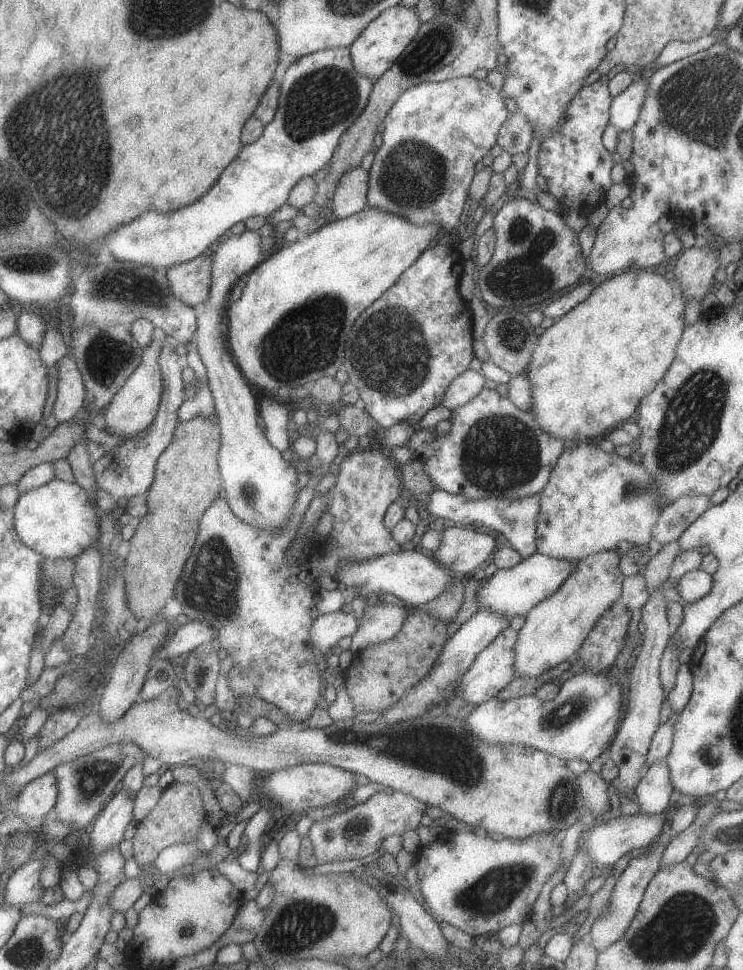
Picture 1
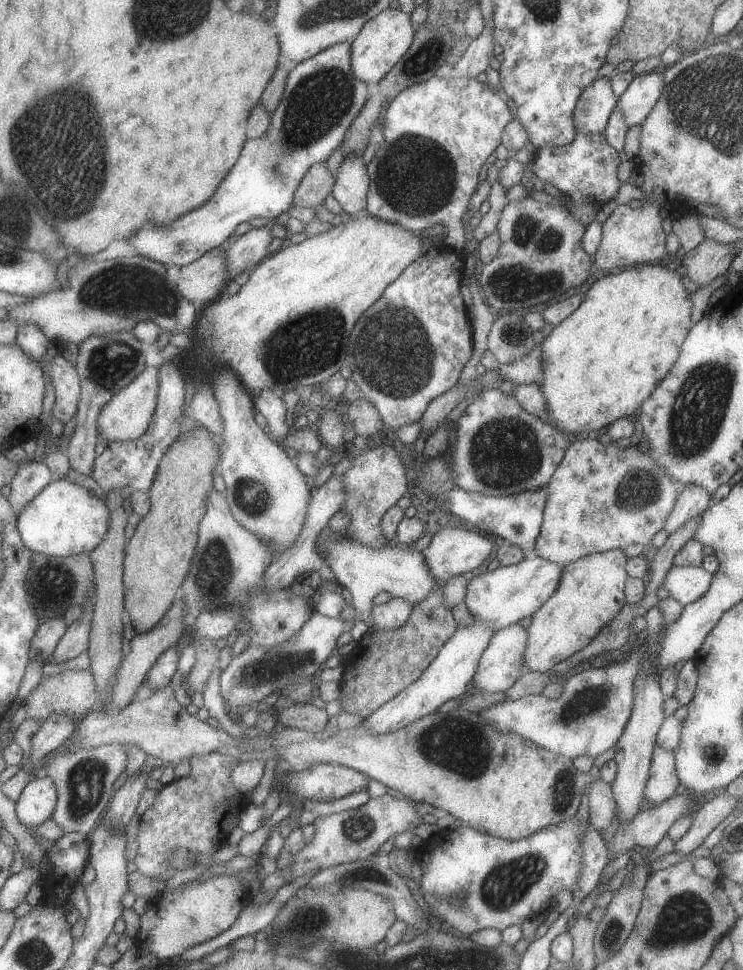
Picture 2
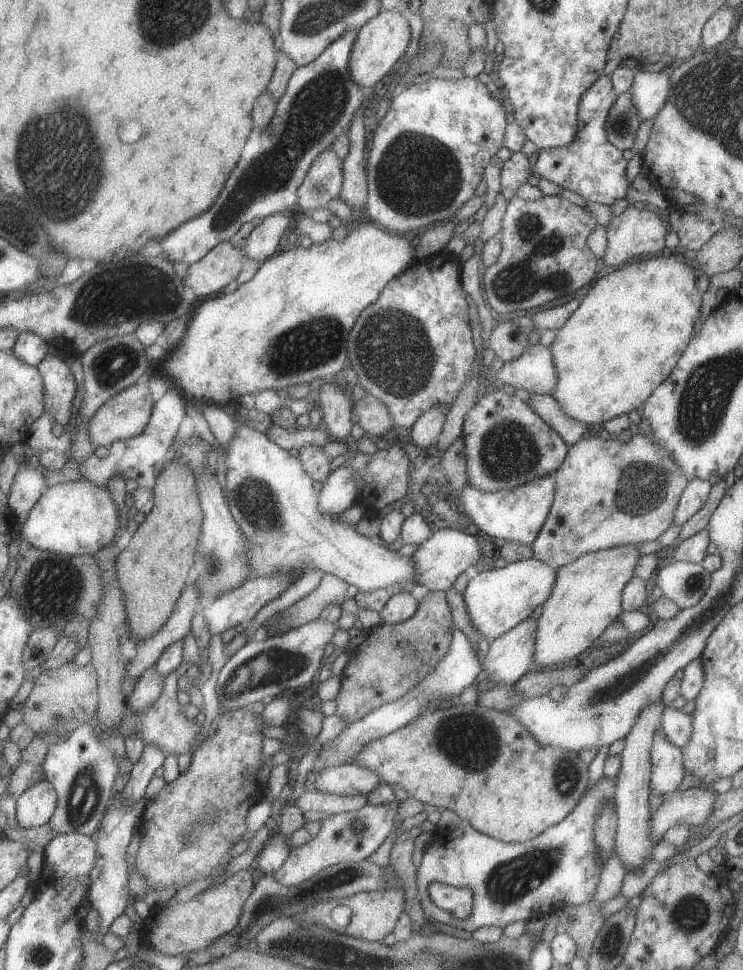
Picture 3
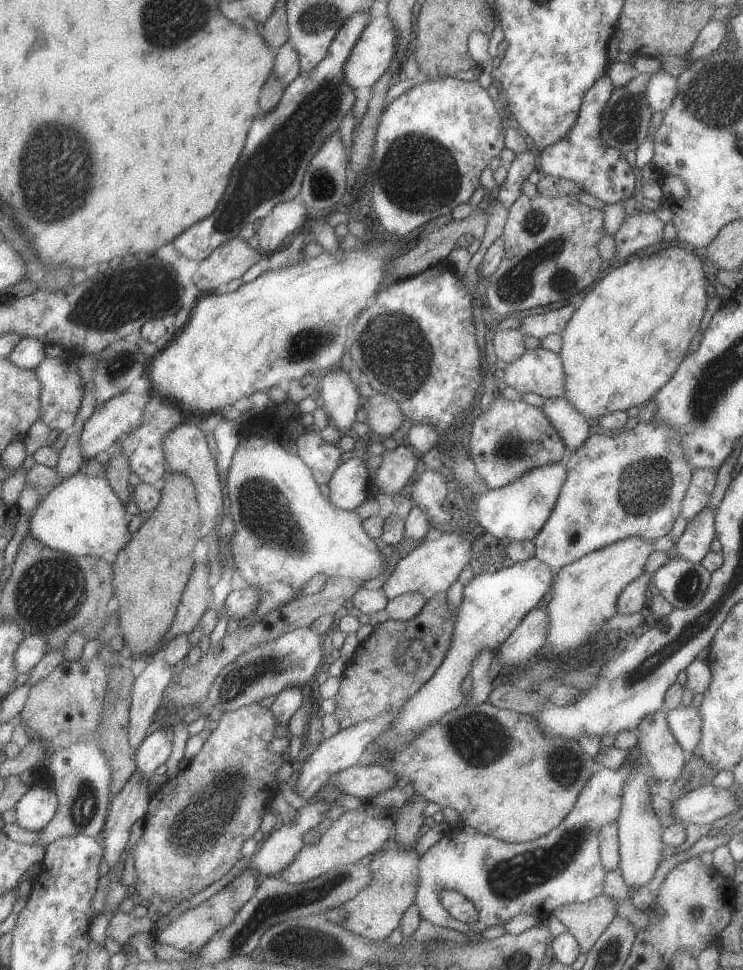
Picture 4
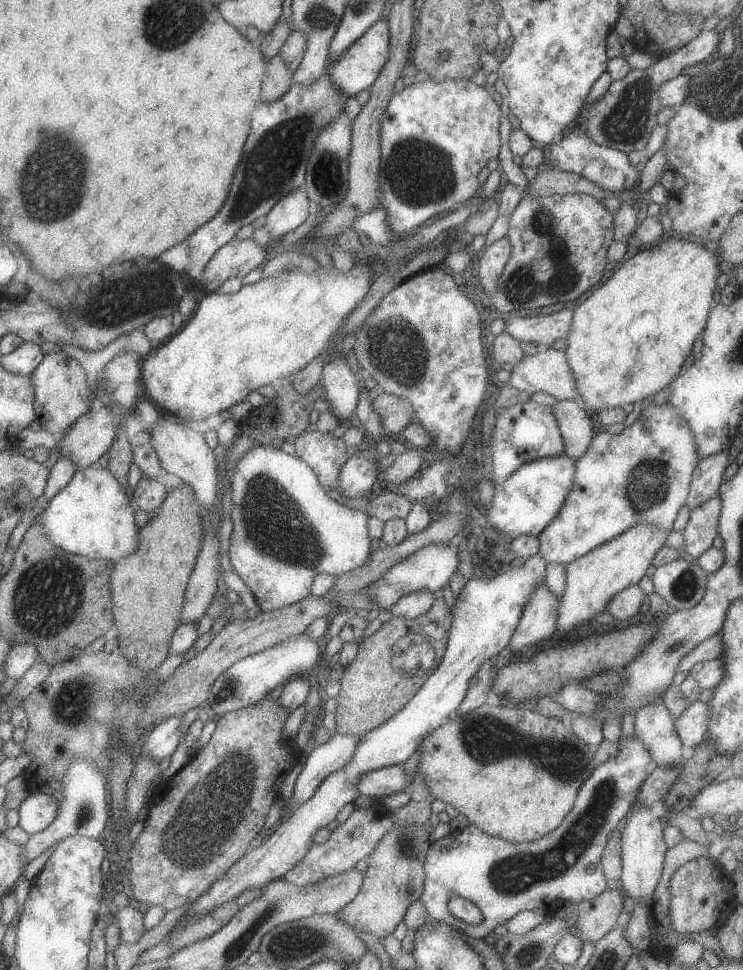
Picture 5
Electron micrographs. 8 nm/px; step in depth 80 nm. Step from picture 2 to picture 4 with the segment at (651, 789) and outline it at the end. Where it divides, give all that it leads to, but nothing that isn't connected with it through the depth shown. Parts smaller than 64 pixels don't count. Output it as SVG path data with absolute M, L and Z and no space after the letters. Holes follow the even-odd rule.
M666 711L646 714L646 718L638 724L636 733L638 746L652 766L654 780L657 783L678 780L688 755L672 736L666 722Z

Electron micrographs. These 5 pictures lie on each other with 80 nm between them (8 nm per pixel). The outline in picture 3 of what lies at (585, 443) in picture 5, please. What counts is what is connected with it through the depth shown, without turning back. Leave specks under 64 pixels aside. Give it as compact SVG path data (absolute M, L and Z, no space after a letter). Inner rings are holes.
M531 394L532 401L529 405L564 439L568 446L576 444L588 435L587 424L566 414L554 395Z

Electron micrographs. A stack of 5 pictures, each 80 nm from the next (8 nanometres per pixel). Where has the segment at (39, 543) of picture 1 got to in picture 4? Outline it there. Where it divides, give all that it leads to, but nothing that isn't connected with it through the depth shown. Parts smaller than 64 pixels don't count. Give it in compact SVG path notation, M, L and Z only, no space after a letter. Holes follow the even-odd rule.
M81 472L54 487L52 492L46 496L46 500L40 504L31 521L31 532L46 546L73 556L115 558L129 546L133 536L130 532L130 510L126 505L120 494L114 490L107 474L90 476L90 474Z

